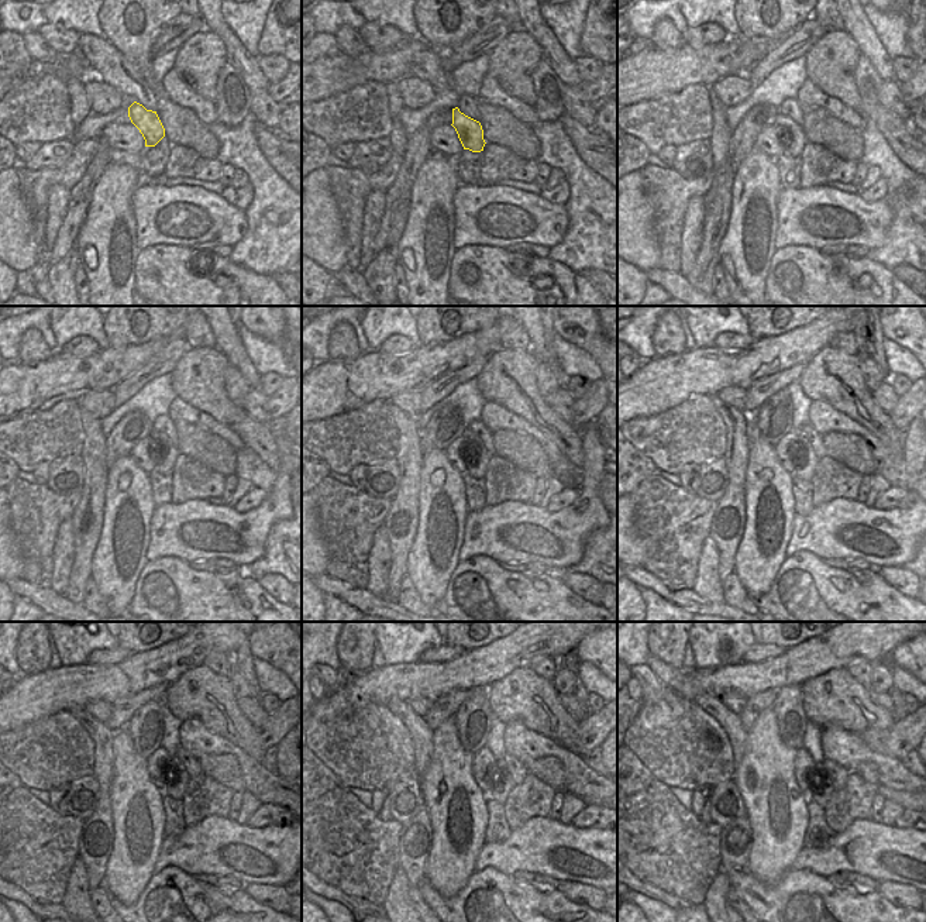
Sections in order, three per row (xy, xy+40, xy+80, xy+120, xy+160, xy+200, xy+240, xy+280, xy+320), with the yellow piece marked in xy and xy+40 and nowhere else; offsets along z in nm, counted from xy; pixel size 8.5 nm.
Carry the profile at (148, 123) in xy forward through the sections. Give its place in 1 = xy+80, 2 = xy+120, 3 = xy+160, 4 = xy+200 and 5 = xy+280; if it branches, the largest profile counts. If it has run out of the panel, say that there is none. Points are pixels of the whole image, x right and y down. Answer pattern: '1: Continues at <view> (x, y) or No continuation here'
1: Continues at xy+80 (791, 137)
2: Continues at xy+120 (162, 451)
3: Continues at xy+160 (485, 454)
4: Continues at xy+200 (804, 468)
5: Continues at xy+280 (498, 793).

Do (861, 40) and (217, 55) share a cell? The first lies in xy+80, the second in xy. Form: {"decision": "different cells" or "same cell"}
{"decision": "different cells"}

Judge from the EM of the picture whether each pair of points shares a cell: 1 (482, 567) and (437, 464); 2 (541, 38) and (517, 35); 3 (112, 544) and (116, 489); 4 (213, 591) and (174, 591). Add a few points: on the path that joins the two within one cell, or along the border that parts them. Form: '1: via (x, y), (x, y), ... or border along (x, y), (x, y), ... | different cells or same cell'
1: border along (461, 561), (446, 591) | different cells
2: border along (522, 27), (537, 42), (543, 59) | different cells
3: via (113, 530), (116, 503) | same cell
4: via (203, 591), (183, 591) | same cell

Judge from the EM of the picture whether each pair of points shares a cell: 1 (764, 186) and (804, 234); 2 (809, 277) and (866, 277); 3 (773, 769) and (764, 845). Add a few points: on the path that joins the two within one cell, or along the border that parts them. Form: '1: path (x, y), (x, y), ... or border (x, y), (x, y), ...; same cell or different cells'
1: border (782, 189), (777, 199), (777, 231), (774, 234); different cells
2: path (823, 277), (852, 277); same cell
3: path (746, 764), (744, 785), (764, 804), (764, 818); same cell

